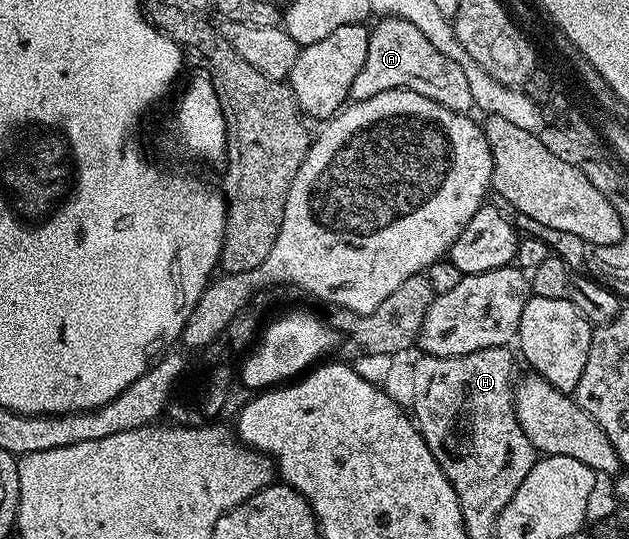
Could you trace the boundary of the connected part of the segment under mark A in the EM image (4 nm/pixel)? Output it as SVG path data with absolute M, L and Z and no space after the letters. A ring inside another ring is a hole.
M383 18L378 22L376 28L370 29L365 66L361 66L357 78L353 78L352 101L373 98L373 94L385 90L408 88L417 94L425 94L425 98L433 98L433 102L454 112L467 114L472 111L475 99L469 94L469 78L465 78L462 63L445 58L445 54L441 54L415 24L394 18Z

